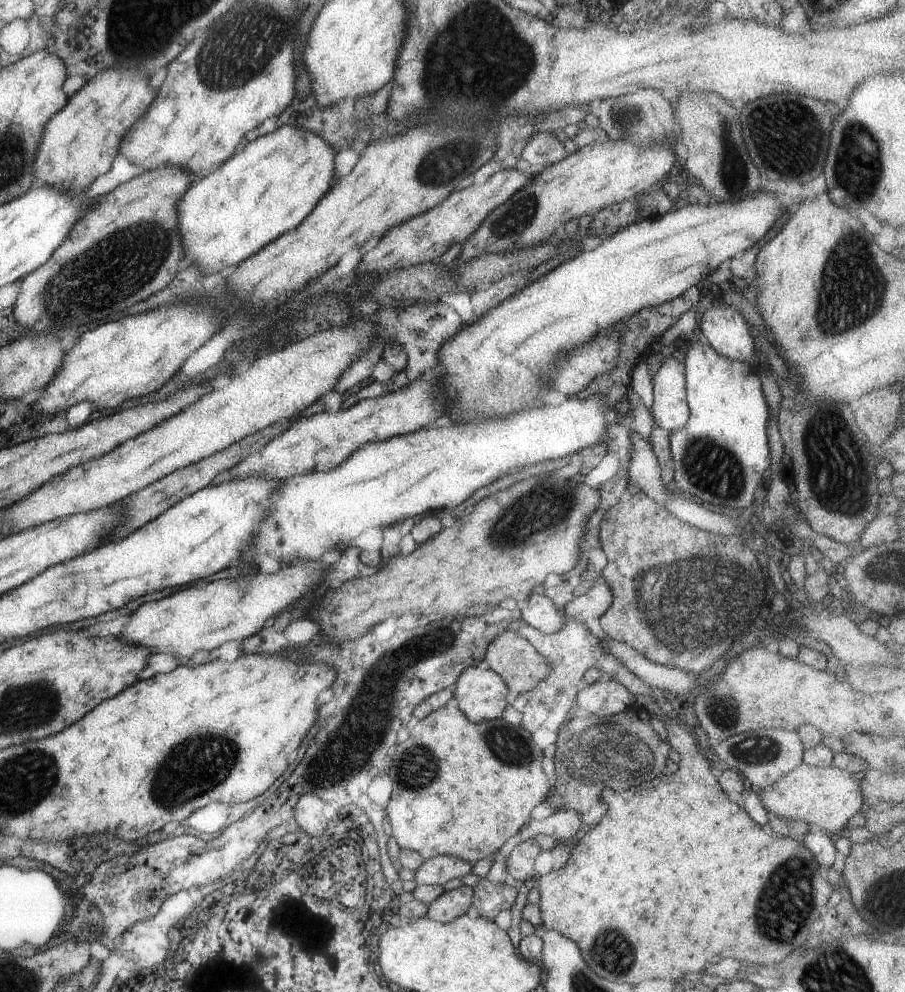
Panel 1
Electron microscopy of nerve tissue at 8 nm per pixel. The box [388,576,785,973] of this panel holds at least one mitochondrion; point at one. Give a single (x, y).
(593, 754)

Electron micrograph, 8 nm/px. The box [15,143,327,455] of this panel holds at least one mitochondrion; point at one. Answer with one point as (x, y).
(125, 262)

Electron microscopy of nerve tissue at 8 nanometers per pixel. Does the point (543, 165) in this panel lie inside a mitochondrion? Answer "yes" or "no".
no

